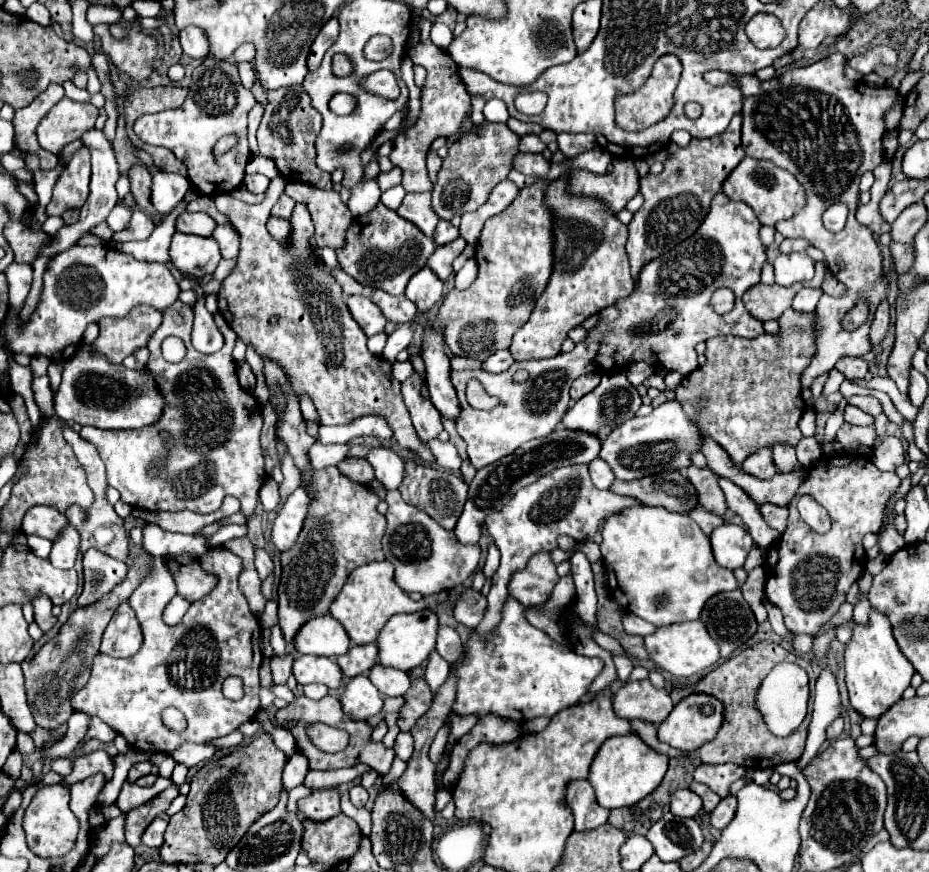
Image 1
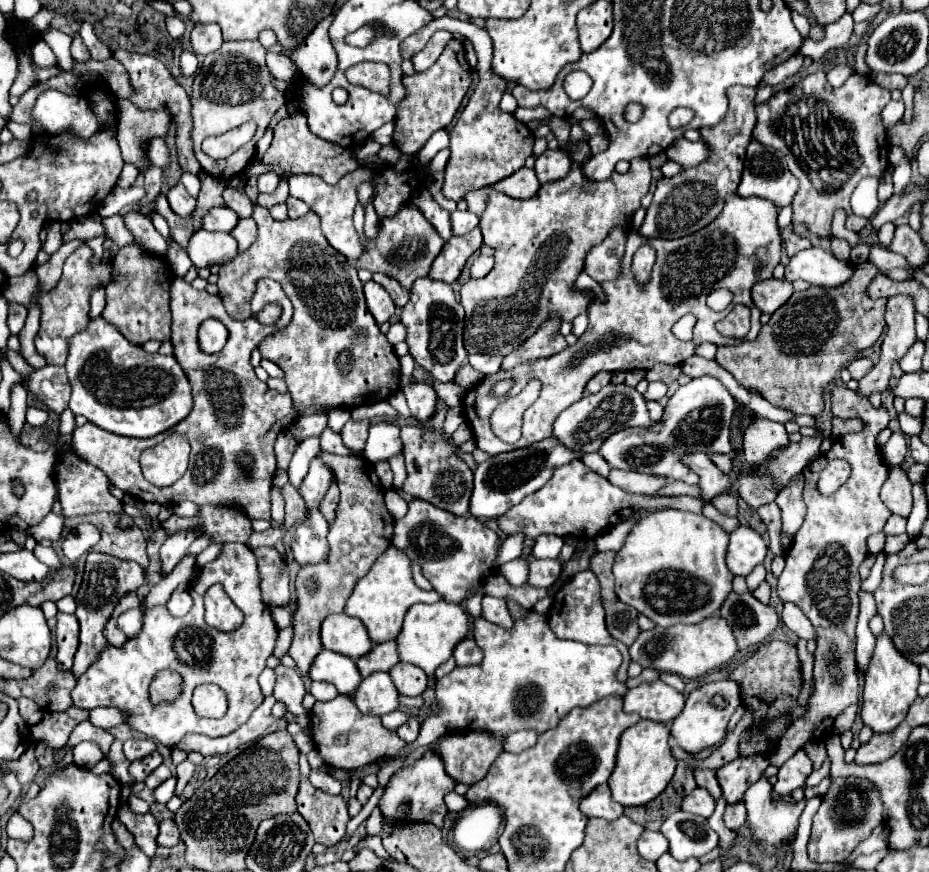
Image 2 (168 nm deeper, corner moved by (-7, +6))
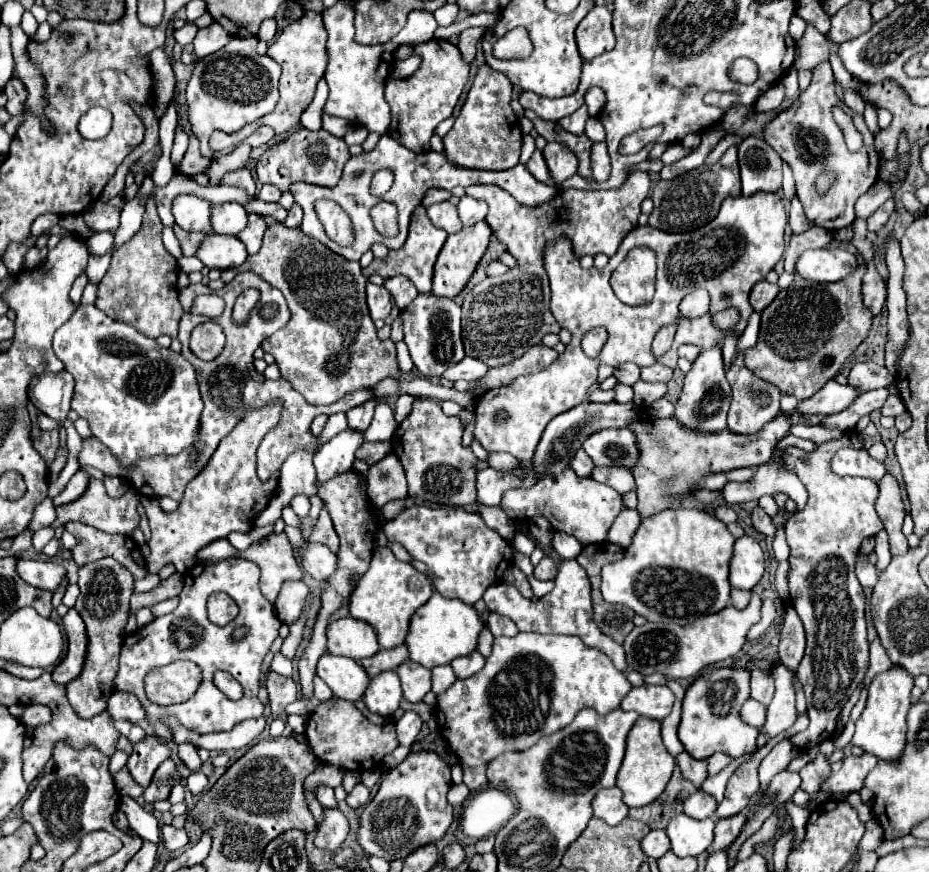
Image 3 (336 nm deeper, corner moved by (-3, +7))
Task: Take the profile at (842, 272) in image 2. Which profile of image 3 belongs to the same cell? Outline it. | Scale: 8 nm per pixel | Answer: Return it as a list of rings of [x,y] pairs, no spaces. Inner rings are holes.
[[[816,249],[804,251],[796,263],[796,273],[802,279],[818,281],[818,283],[832,283],[840,281],[858,267],[856,255],[844,249]]]

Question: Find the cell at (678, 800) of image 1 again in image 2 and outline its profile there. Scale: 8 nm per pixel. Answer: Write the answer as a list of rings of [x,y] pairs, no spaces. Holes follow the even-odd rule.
[[[696,788],[682,802],[684,812],[690,812],[690,814],[696,814],[696,816],[702,816],[702,818],[710,818],[712,812],[714,812],[714,806],[716,806],[714,798],[704,788]]]

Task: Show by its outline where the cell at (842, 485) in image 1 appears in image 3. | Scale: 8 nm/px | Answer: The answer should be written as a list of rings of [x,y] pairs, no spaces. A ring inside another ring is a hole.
[[[846,431],[840,439],[818,445],[814,453],[804,453],[798,447],[788,449],[788,463],[808,489],[808,503],[804,511],[794,513],[786,523],[786,541],[790,547],[790,599],[792,607],[804,623],[808,641],[806,655],[798,667],[798,677],[804,685],[810,725],[806,731],[790,737],[792,743],[802,751],[818,745],[826,739],[826,735],[834,735],[836,719],[844,703],[854,693],[856,685],[864,679],[868,669],[868,641],[864,621],[866,599],[862,585],[856,579],[856,559],[862,539],[876,535],[884,529],[884,525],[874,511],[878,483],[868,477],[838,477],[830,471],[830,459],[842,447],[864,449],[860,431]]]

